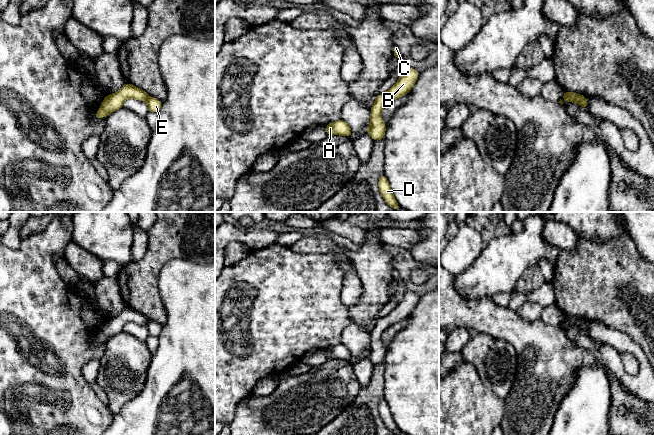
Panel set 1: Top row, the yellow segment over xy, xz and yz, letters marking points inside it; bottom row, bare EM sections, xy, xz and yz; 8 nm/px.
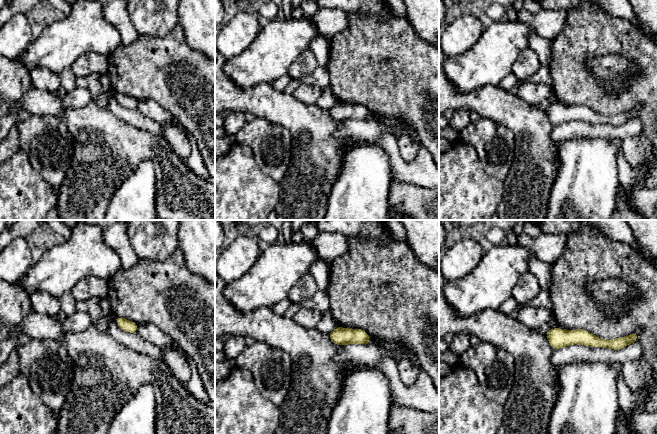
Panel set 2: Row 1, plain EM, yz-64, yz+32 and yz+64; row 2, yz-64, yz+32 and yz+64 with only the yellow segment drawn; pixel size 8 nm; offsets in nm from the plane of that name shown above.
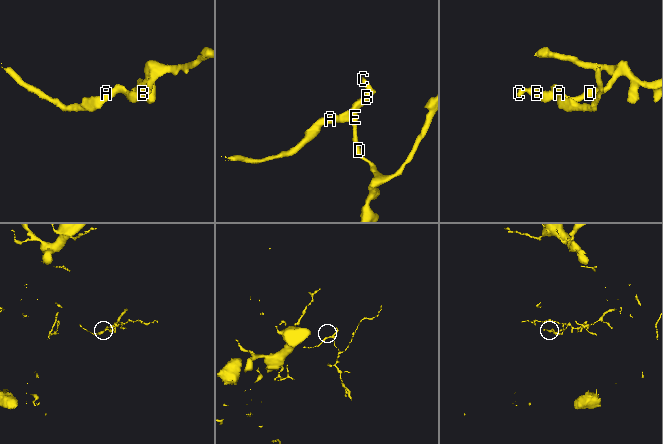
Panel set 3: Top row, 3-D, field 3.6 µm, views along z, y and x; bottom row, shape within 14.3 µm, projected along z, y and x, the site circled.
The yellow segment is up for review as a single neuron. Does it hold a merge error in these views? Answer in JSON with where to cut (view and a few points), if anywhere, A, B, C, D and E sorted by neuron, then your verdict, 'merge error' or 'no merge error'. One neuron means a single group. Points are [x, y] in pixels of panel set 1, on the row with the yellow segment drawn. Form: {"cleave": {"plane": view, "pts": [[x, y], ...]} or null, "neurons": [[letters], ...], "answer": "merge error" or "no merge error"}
{"cleave": {"plane": "yz", "pts": [[563, 94], [576, 101], [585, 97]]}, "neurons": [["A"], ["B", "C", "D", "E"]], "answer": "merge error"}

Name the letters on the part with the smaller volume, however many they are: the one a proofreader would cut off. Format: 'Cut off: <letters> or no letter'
Cut off: B, C, D, E

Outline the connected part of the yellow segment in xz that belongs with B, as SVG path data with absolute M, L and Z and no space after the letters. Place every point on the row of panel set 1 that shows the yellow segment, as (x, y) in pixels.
M408 67L404 70L399 80L386 92L376 96L373 106L370 108L370 131L369 136L374 141L379 141L385 137L386 124L382 120L381 112L386 104L396 100L410 92L414 86L420 72Z

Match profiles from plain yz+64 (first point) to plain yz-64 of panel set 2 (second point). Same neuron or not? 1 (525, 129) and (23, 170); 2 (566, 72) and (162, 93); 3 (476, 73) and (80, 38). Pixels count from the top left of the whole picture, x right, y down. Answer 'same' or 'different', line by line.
1: different
2: same
3: same

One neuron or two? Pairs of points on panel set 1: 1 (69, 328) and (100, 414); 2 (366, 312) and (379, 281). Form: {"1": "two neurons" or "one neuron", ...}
{"1": "one neuron", "2": "one neuron"}

